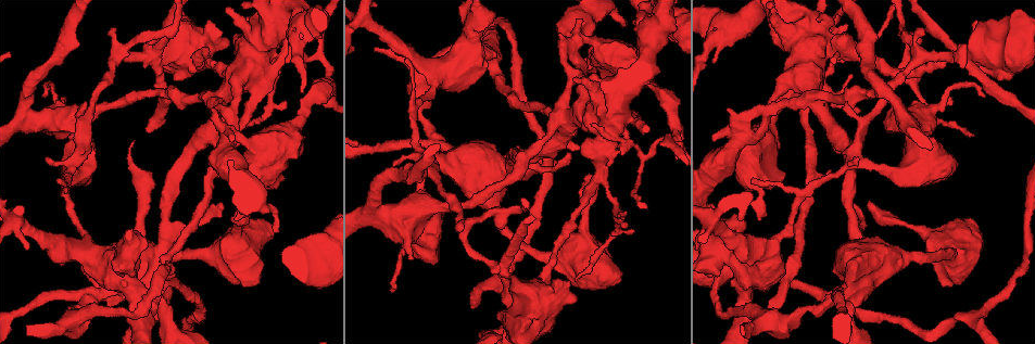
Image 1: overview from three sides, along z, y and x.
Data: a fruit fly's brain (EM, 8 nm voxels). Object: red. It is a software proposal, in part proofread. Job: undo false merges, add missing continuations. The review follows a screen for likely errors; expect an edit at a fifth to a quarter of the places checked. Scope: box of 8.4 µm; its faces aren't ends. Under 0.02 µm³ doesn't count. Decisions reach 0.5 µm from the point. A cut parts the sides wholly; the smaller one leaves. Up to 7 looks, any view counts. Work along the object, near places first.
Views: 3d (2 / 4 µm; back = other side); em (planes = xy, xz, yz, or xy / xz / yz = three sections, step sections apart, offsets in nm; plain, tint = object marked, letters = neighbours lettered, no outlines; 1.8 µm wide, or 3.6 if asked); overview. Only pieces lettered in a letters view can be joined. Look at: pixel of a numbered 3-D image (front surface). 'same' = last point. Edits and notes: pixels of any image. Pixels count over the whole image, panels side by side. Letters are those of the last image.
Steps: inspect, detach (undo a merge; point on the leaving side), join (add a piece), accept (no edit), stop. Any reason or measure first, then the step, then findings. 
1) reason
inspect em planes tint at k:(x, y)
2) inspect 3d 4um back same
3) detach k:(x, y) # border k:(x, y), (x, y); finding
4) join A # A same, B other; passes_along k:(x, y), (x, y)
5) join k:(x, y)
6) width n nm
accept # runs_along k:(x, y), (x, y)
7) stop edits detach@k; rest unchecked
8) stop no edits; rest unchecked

tapers out
inspect em xy step 4 letters at 1:(576, 281)

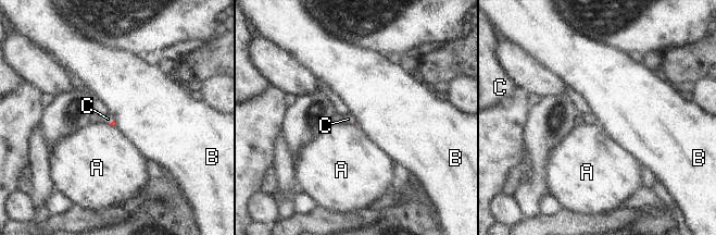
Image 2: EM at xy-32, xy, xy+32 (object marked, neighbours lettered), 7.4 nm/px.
another direction
inspect em planes letters same

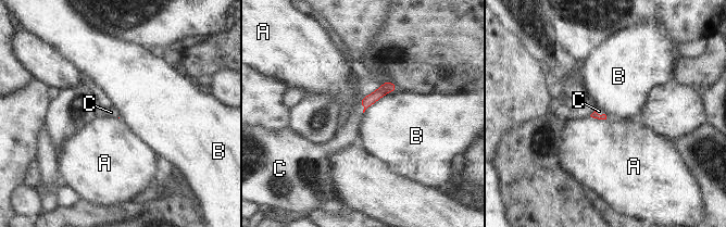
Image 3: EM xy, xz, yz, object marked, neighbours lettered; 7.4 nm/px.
longest_contact B 320 nm
join 3:(347, 136) # A other, B other, C same; the neuron continues

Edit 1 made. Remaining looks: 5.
inspect overview

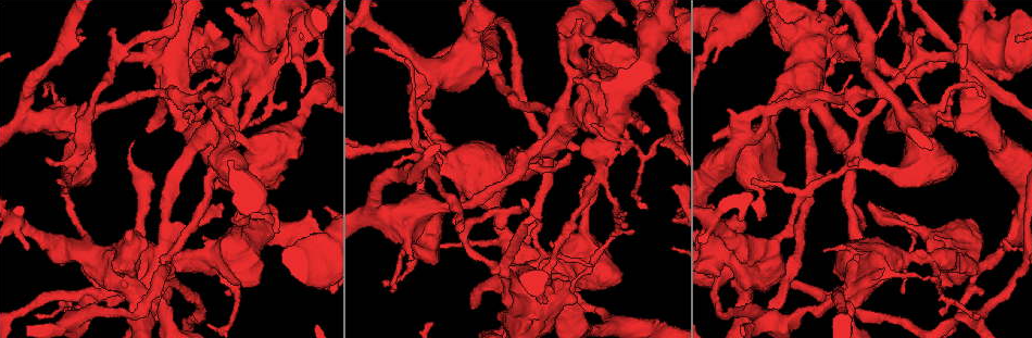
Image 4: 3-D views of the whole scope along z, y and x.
arms part here
inspect em xy step 8 letters at 4:(766, 109)

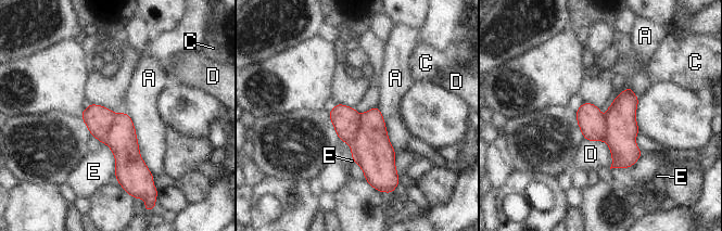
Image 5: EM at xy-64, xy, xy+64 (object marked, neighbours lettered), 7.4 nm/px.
width 260 nm
detach 5:(370, 148) # A other, C other, D other, E other; border 5:(360, 115), (359, 127), (349, 143); two neurons meet here

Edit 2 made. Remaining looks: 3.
inspect overview

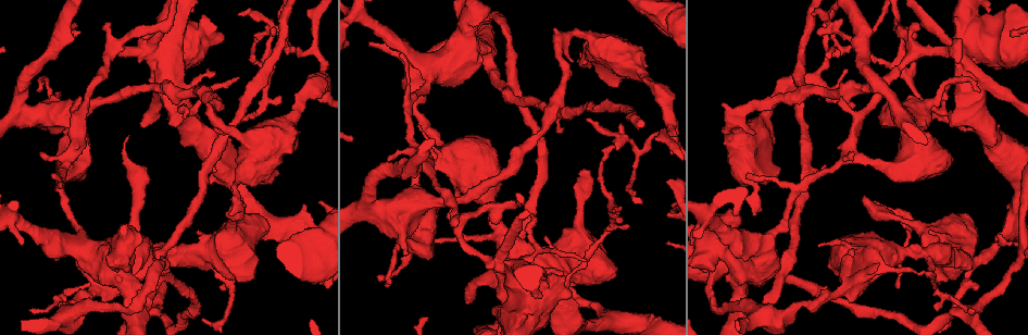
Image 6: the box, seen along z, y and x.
looks like a crossing
inspect em planes letters at 6:(782, 273)

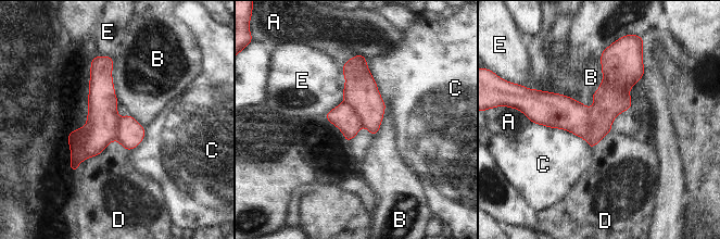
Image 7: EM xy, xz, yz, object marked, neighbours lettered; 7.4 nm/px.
detach 7:(613, 97) # A other, B other, C other, D other, E other; part_leaving 7:(97, 59), (100, 130), (74, 167); a second neuron is stuck on

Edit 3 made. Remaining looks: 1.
stop edits join@3, detach@5, detach@7; rest unchecked

